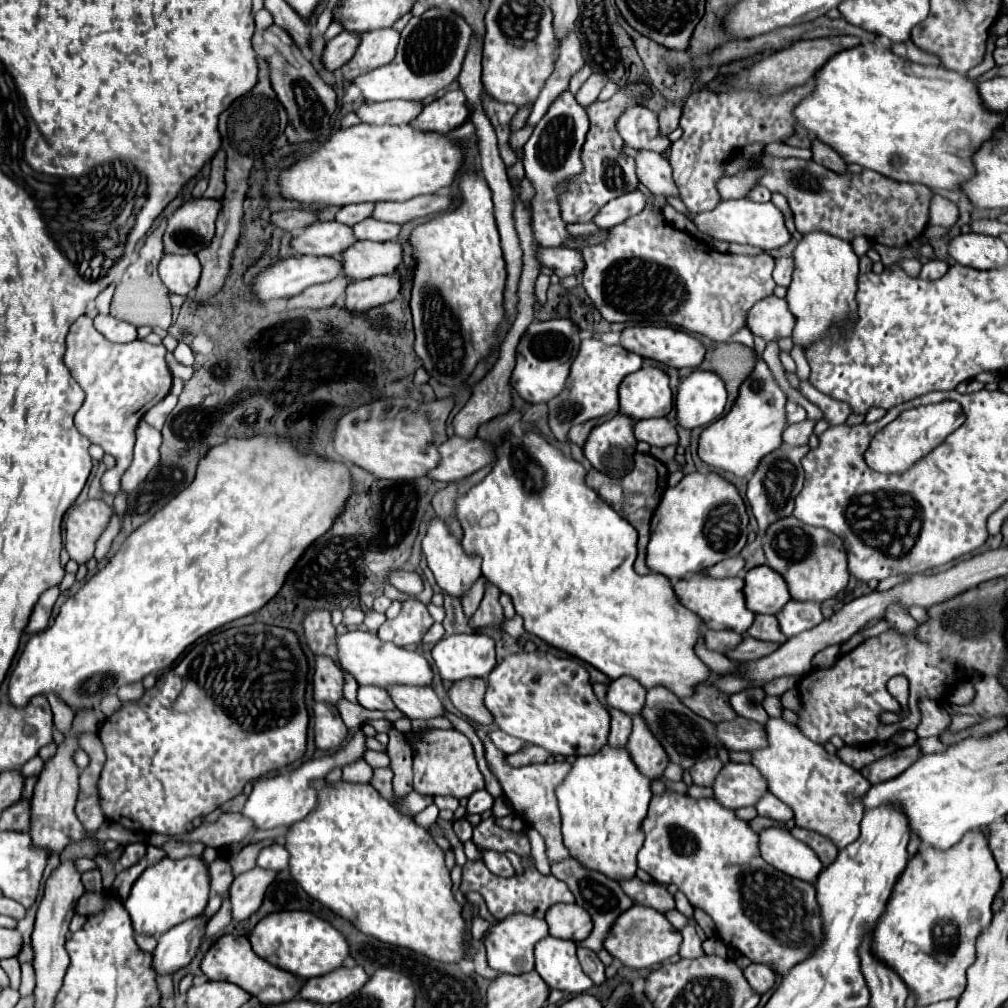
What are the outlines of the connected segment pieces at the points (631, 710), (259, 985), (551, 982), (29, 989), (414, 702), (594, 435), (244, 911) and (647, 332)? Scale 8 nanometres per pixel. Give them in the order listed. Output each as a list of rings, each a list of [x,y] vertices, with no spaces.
[[[619,677],[607,685],[607,705],[611,709],[619,709],[627,715],[641,713],[645,705],[647,689],[633,677]]]
[[[243,935],[219,937],[211,945],[211,949],[205,953],[205,957],[201,961],[201,971],[211,981],[227,981],[227,983],[239,985],[241,989],[245,989],[247,993],[257,997],[263,1005],[277,1005],[283,1001],[291,1001],[293,997],[299,995],[299,989],[301,989],[301,981],[293,973],[277,969],[271,963],[267,963],[265,959],[257,957],[251,949],[249,939]]]
[[[551,935],[535,945],[535,971],[551,989],[565,993],[583,993],[593,985],[577,961],[577,945]]]
[[[23,963],[23,965],[21,965],[21,971],[23,971],[23,979],[21,979],[21,989],[19,989],[19,993],[25,997],[25,995],[31,995],[31,993],[33,993],[35,973],[33,973],[33,965],[31,965],[31,963]]]
[[[395,685],[387,689],[397,709],[401,709],[411,719],[433,719],[445,717],[445,707],[431,687],[405,687]]]
[[[617,413],[613,419],[593,427],[583,451],[597,471],[609,477],[623,477],[633,469],[635,445],[633,419]]]
[[[253,867],[251,871],[241,873],[235,877],[231,885],[231,913],[235,921],[247,919],[251,913],[255,913],[265,897],[267,887],[275,881],[277,871]]]
[[[627,327],[621,331],[621,345],[675,369],[695,369],[705,357],[705,347],[699,339],[673,327]]]

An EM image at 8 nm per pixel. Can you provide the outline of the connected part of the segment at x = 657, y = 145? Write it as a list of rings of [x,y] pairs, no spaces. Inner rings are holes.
[[[635,105],[627,109],[617,121],[617,131],[625,145],[633,149],[647,149],[655,153],[663,153],[671,143],[661,137],[657,115],[643,105]]]

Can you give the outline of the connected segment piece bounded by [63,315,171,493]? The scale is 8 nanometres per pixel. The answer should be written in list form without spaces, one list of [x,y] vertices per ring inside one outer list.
[[[81,315],[67,333],[63,361],[71,377],[85,391],[85,401],[75,415],[75,427],[91,443],[115,457],[115,467],[107,469],[101,477],[101,485],[107,493],[119,491],[121,475],[133,461],[137,423],[171,389],[171,371],[165,363],[165,353],[167,349],[163,345],[151,345],[139,339],[125,345],[111,343],[93,327],[93,319],[87,315]]]

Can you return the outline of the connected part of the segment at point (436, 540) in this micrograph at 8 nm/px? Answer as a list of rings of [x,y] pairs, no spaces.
[[[435,517],[429,525],[429,531],[423,539],[423,553],[425,553],[429,569],[433,571],[435,579],[437,579],[437,585],[451,597],[463,597],[469,591],[469,587],[481,577],[481,559],[469,557],[463,551],[461,543],[449,533],[447,525],[439,517]]]

